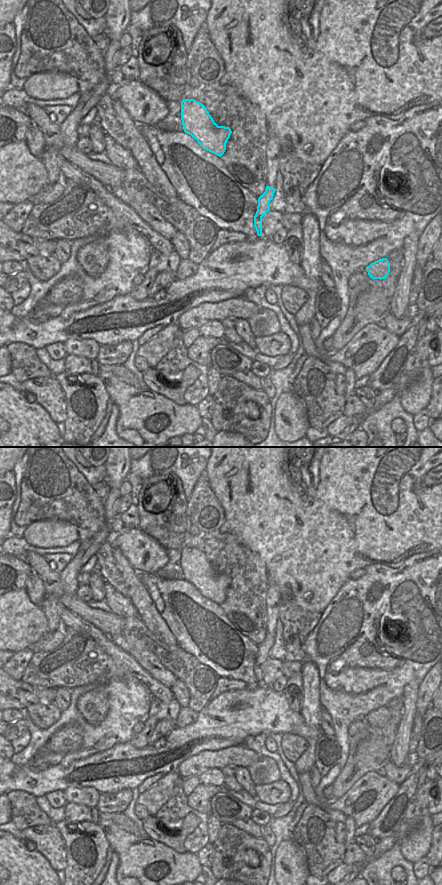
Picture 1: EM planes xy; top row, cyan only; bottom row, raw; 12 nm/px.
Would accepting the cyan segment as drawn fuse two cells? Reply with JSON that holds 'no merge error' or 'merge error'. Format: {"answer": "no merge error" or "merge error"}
{"answer": "merge error"}

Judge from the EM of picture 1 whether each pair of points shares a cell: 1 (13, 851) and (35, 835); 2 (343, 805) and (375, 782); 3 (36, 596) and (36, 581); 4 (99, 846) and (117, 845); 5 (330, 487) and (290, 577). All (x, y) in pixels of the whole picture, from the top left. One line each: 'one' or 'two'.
1: two
2: one
3: one
4: two
5: one

